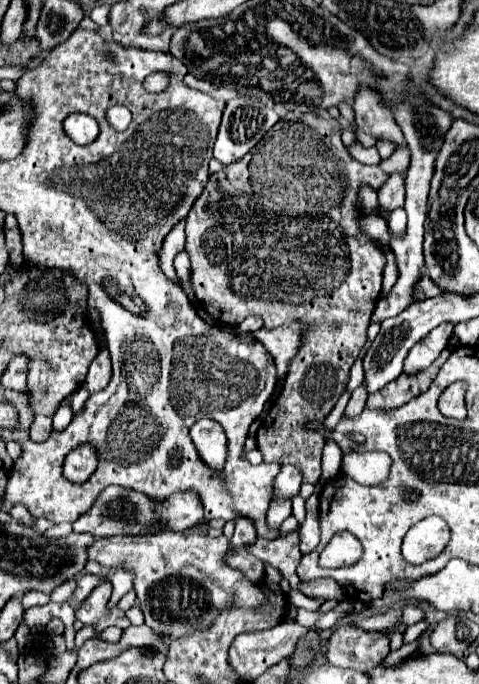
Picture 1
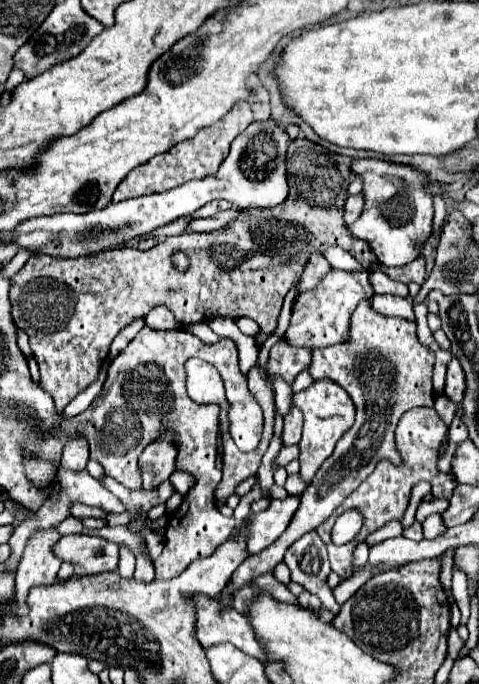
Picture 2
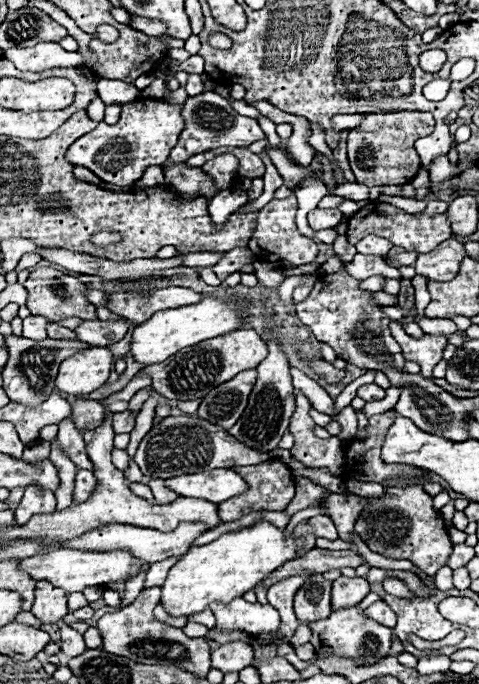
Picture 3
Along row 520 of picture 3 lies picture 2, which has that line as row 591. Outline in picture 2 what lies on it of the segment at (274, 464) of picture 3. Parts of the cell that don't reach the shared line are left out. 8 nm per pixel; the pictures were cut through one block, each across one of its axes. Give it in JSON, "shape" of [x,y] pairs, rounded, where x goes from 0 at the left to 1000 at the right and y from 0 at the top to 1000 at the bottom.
{"shape":[[[756,439],[735,462],[731,494],[739,494],[731,506],[656,509],[643,544],[656,556],[676,550],[693,553],[731,576],[743,594],[743,617],[706,643],[693,667],[681,670],[681,675],[651,699],[647,711],[635,716],[626,743],[614,751],[597,781],[589,781],[589,787],[580,787],[580,792],[564,795],[555,804],[514,816],[493,830],[480,854],[459,868],[459,874],[476,886],[480,868],[489,863],[514,857],[514,851],[522,851],[522,845],[534,845],[539,839],[568,836],[572,827],[589,822],[589,810],[601,804],[601,798],[618,792],[630,781],[664,772],[697,749],[697,743],[706,743],[752,711],[752,705],[760,705],[760,699],[781,687],[785,675],[793,675],[797,670],[831,675],[831,664],[823,664],[823,629],[843,602],[877,594],[885,596],[906,594],[902,573],[906,515],[898,515],[889,506],[873,500],[868,471],[797,462],[777,450],[772,439]]]}

